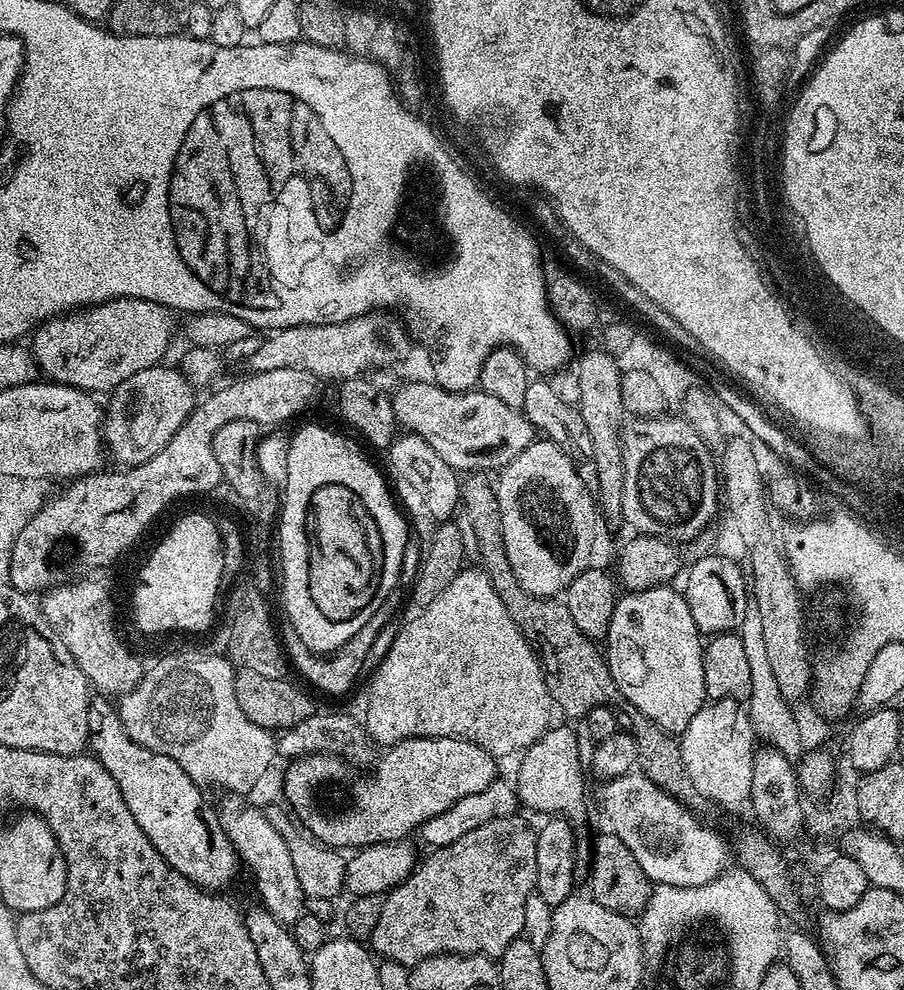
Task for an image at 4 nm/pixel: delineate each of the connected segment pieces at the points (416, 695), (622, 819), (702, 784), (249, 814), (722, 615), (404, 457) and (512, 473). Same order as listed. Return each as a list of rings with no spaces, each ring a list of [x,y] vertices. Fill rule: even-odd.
[[[476,566],[461,568],[454,582],[450,582],[450,586],[446,586],[446,590],[442,590],[442,594],[438,594],[438,598],[434,598],[434,602],[430,602],[427,608],[421,608],[415,614],[417,616],[413,620],[408,620],[401,626],[400,633],[393,638],[392,645],[384,656],[384,661],[377,666],[376,673],[372,676],[372,685],[368,688],[368,709],[362,713],[362,720],[367,727],[369,737],[377,745],[380,743],[384,744],[383,746],[391,746],[412,736],[448,736],[451,739],[476,743],[482,750],[497,758],[512,756],[515,752],[523,753],[532,744],[538,743],[553,723],[551,720],[552,712],[554,713],[552,696],[548,692],[548,683],[544,677],[544,667],[540,665],[536,649],[528,643],[522,630],[518,630],[514,618],[510,618],[510,610],[506,610],[502,598],[498,598],[498,594],[494,592],[494,586],[490,584],[488,575]]]
[[[633,770],[599,786],[607,827],[630,846],[630,854],[638,858],[638,866],[646,870],[653,885],[700,886],[718,878],[729,867],[730,844],[726,836],[703,824],[697,813],[654,786],[643,772]]]
[[[713,700],[710,708],[716,712],[732,712],[732,721],[729,724],[711,724],[705,718],[693,720],[687,733],[679,737],[682,762],[686,762],[686,770],[690,770],[694,786],[713,805],[725,804],[728,808],[735,804],[747,805],[758,747],[758,737],[752,729],[748,709],[738,700]]]
[[[228,794],[223,797],[225,800],[218,804],[220,821],[226,830],[226,834],[230,838],[230,842],[236,847],[237,857],[246,867],[252,871],[252,876],[256,879],[256,888],[260,891],[260,900],[263,907],[276,908],[276,912],[280,912],[280,918],[286,926],[293,924],[292,916],[299,918],[306,912],[306,897],[302,890],[302,886],[298,884],[298,877],[294,872],[294,865],[291,861],[290,850],[287,849],[287,842],[282,834],[268,820],[267,815],[263,811],[261,813],[256,808],[251,808],[247,804],[245,797],[240,794]],[[268,868],[276,868],[276,880],[272,880],[272,876],[268,876]]]
[[[711,554],[694,562],[687,569],[688,581],[682,585],[682,591],[690,606],[694,626],[698,626],[705,637],[718,636],[721,632],[736,632],[750,607],[750,588],[746,583],[745,569],[743,572],[733,560],[731,555]]]
[[[400,434],[388,445],[386,455],[388,455],[387,479],[402,504],[404,499],[405,509],[417,508],[418,511],[425,512],[430,519],[436,520],[435,522],[448,522],[455,517],[452,515],[458,512],[462,504],[460,499],[462,480],[455,468],[442,462],[442,458],[434,450],[434,446],[430,446],[430,442],[426,442],[420,436]]]
[[[548,438],[533,439],[530,446],[526,446],[526,450],[522,450],[522,454],[518,454],[518,458],[514,458],[499,473],[500,481],[495,481],[496,497],[498,498],[498,506],[502,510],[502,538],[506,542],[506,558],[510,558],[510,566],[514,570],[514,575],[518,577],[518,582],[522,582],[522,586],[530,594],[535,596],[547,596],[549,598],[559,597],[567,592],[570,582],[574,582],[574,578],[578,578],[578,574],[582,574],[584,569],[593,563],[592,547],[596,544],[596,516],[598,520],[598,504],[594,499],[593,493],[584,485],[584,480],[576,473],[576,465],[573,457],[568,457],[562,449]]]

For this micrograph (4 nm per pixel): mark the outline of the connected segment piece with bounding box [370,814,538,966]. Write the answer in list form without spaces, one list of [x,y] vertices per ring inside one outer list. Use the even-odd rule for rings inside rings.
[[[513,814],[494,818],[452,844],[462,848],[462,844],[474,844],[476,838],[482,838],[486,840],[486,848],[492,848],[496,866],[500,866],[502,860],[506,868],[504,882],[496,888],[494,896],[486,896],[486,910],[466,910],[468,902],[458,894],[446,892],[446,896],[440,896],[440,848],[433,847],[428,857],[419,861],[416,871],[387,893],[382,914],[370,937],[371,951],[377,957],[405,966],[446,952],[499,958],[512,940],[521,939],[524,931],[526,898],[536,890],[536,834],[535,827],[531,828],[520,814]],[[464,914],[470,918],[464,918]]]

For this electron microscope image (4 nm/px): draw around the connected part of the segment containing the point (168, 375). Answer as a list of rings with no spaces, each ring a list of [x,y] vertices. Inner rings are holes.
[[[157,366],[138,370],[138,374],[130,374],[130,378],[126,378],[126,382],[113,388],[110,393],[112,401],[109,402],[108,408],[106,404],[106,411],[102,416],[102,443],[110,456],[113,456],[120,463],[117,465],[133,466],[154,458],[174,438],[174,434],[177,434],[193,410],[194,389],[192,385],[186,382],[184,375],[175,367],[164,367]]]

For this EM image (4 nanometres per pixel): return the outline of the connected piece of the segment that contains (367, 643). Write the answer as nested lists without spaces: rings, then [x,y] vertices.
[[[394,591],[386,598],[386,602],[382,602],[382,606],[378,606],[378,610],[374,610],[374,614],[370,617],[370,622],[366,622],[366,626],[362,626],[362,630],[358,630],[358,634],[354,634],[354,638],[350,638],[350,642],[346,642],[336,652],[321,654],[311,652],[306,646],[306,642],[302,642],[302,638],[298,638],[298,630],[294,630],[294,626],[290,623],[283,625],[279,629],[280,646],[283,648],[283,654],[287,657],[287,663],[301,676],[299,679],[303,681],[309,689],[317,688],[320,692],[325,692],[328,696],[344,696],[356,684],[356,679],[360,676],[360,671],[364,668],[364,663],[368,660],[368,655],[372,652],[372,647],[376,644],[376,639],[384,632],[384,627],[392,620],[392,615],[396,612],[396,607],[400,604],[399,591]]]

